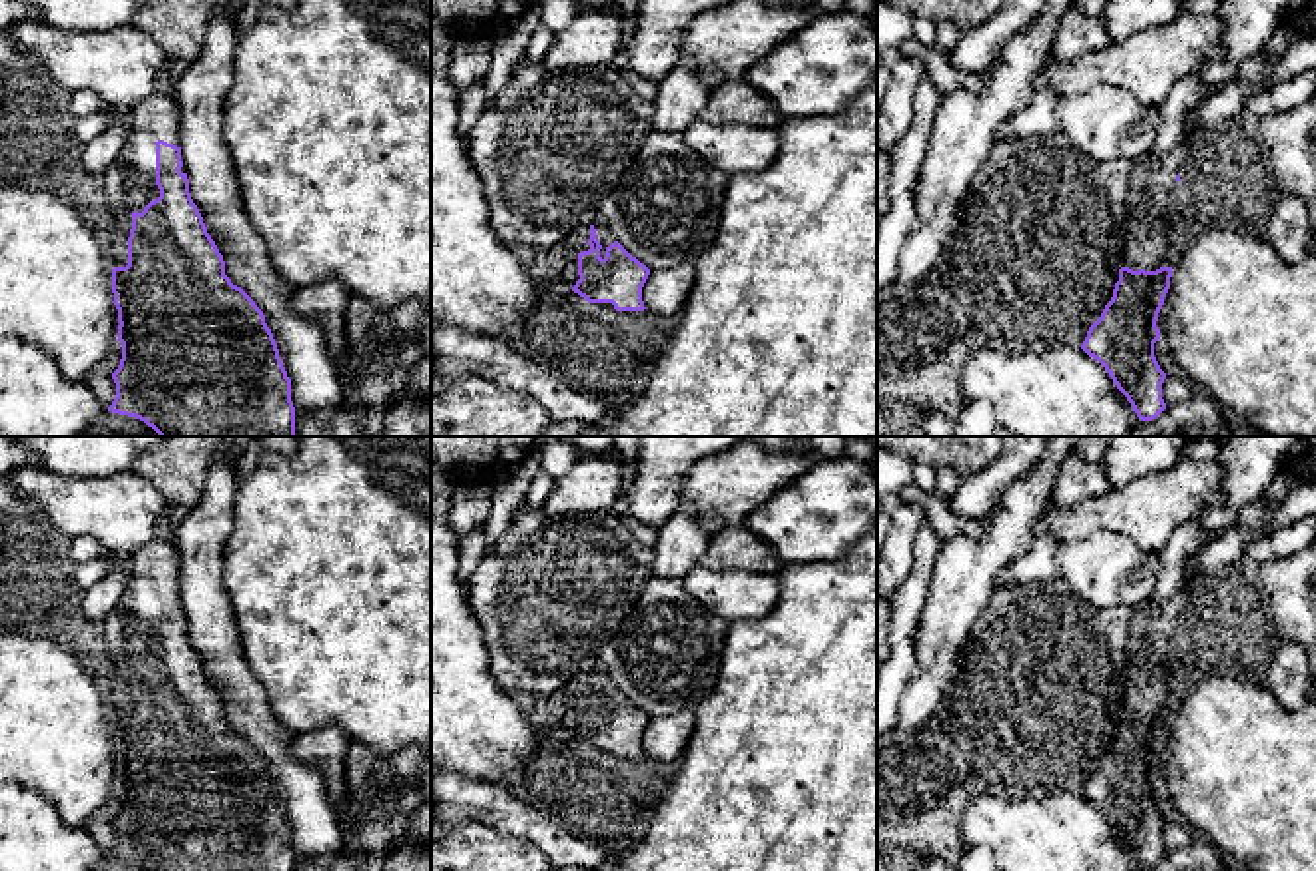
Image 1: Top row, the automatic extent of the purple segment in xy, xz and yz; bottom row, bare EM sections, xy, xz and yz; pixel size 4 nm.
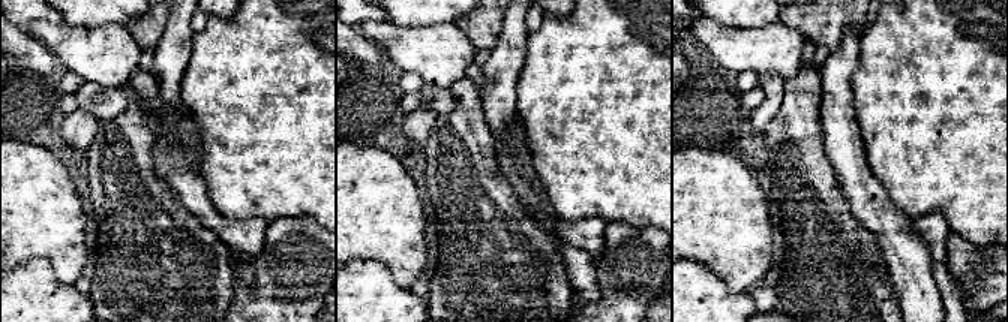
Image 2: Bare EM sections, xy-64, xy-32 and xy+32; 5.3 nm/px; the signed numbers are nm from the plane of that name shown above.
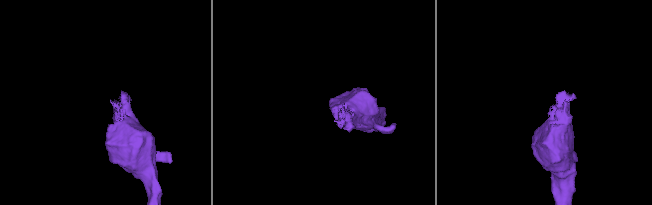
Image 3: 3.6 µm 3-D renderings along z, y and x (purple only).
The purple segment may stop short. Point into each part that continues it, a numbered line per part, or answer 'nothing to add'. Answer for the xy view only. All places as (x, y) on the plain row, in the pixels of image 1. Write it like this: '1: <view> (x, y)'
1: xy (130, 628)

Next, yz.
1: yz (1149, 692)

